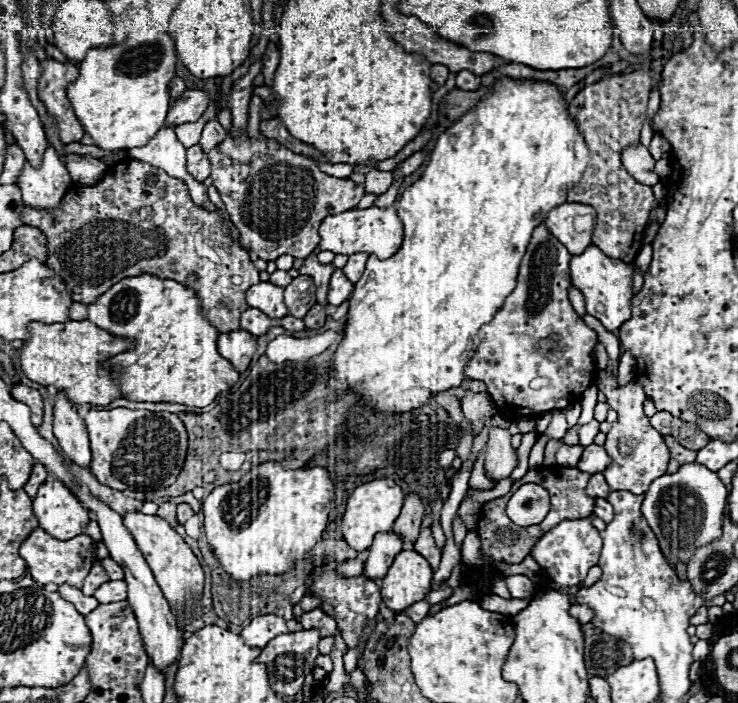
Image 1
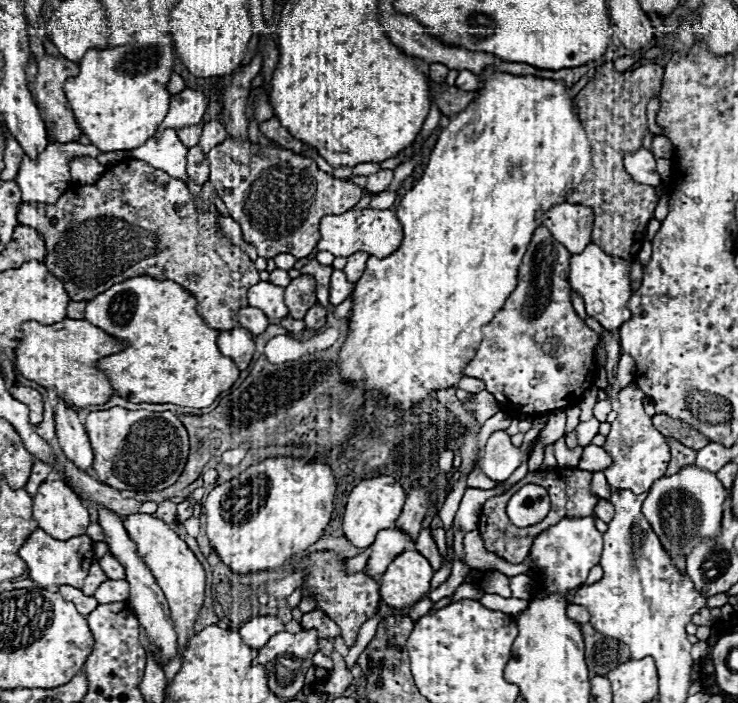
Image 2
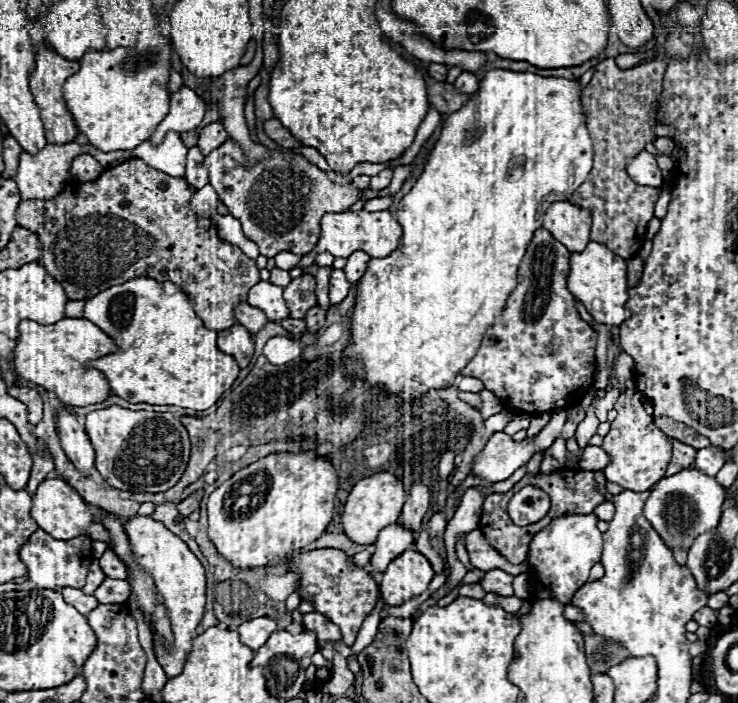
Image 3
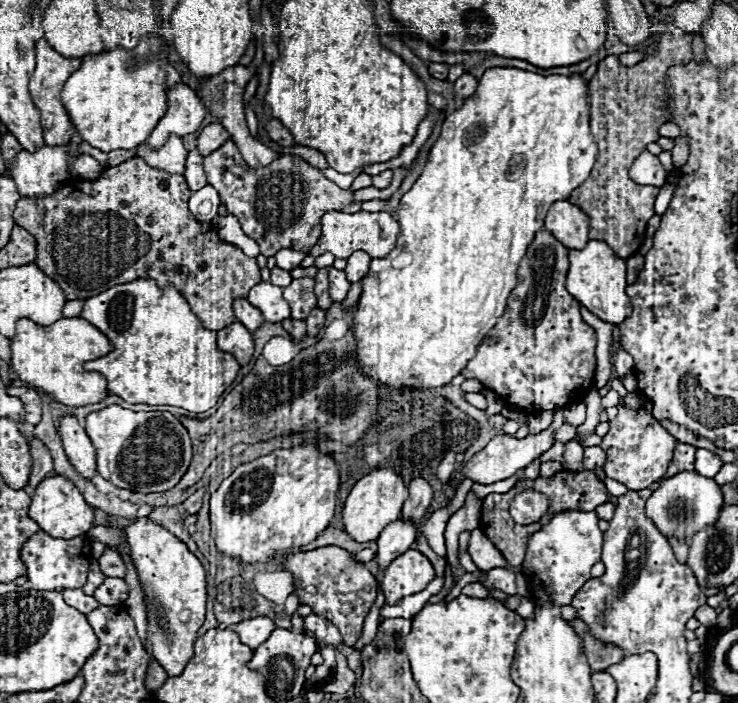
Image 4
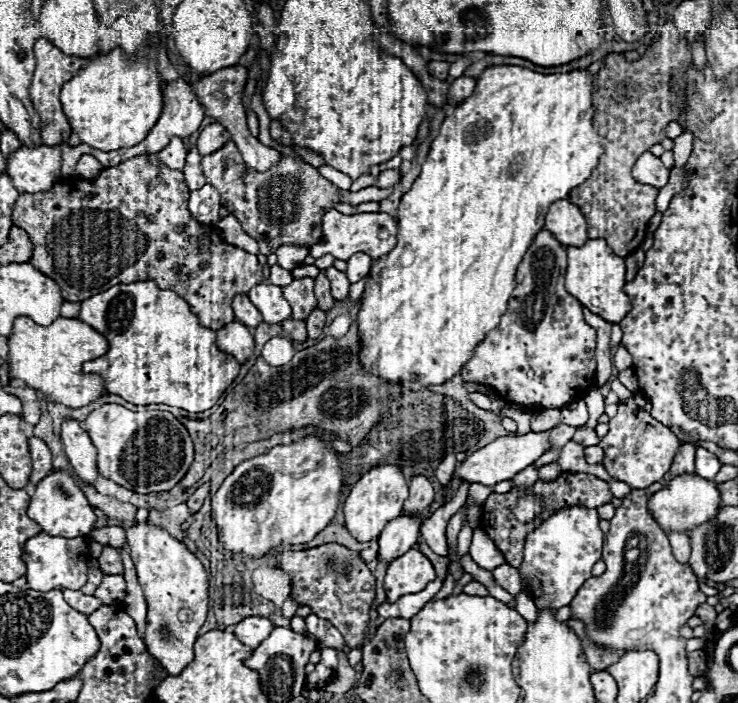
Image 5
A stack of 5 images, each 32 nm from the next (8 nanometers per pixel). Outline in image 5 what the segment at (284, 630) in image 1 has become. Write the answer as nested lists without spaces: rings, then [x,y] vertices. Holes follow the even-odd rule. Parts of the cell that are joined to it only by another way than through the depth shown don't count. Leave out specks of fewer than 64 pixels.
[[[252,616],[252,618],[244,618],[242,622],[238,622],[234,628],[234,634],[240,638],[242,644],[246,644],[254,650],[258,644],[262,644],[266,640],[266,634],[270,634],[272,628],[274,628],[274,624],[268,618]]]

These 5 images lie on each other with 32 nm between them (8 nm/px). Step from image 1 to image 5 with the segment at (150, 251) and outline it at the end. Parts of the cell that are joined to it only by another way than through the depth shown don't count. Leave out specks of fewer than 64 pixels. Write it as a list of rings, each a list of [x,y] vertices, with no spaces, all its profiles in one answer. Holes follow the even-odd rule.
[[[136,156],[114,168],[104,168],[94,180],[74,180],[72,186],[72,178],[66,178],[54,184],[50,192],[20,194],[12,220],[32,236],[34,258],[30,264],[54,278],[62,288],[64,300],[82,302],[116,284],[154,280],[164,290],[176,290],[190,304],[204,328],[220,330],[234,322],[232,298],[248,294],[250,288],[262,282],[262,266],[256,256],[226,244],[212,224],[194,220],[188,212],[188,196],[190,190],[182,172],[150,164],[146,156]]]

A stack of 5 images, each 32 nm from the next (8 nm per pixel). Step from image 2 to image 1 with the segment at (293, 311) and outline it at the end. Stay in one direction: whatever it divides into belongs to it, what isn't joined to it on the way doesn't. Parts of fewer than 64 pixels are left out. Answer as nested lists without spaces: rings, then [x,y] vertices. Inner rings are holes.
[[[296,276],[292,284],[286,286],[284,300],[288,306],[288,314],[294,318],[304,318],[310,306],[316,304],[316,286],[310,276]]]

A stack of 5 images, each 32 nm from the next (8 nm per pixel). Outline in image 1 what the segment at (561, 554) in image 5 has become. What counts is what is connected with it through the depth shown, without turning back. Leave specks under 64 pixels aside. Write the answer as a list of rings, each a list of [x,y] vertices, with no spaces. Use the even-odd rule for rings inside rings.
[[[580,518],[580,520],[562,520],[558,526],[548,530],[536,542],[530,556],[542,566],[542,570],[548,576],[548,584],[544,586],[544,590],[566,590],[570,586],[578,586],[586,578],[588,570],[598,564],[600,550],[602,550],[602,538],[598,530],[586,518]]]

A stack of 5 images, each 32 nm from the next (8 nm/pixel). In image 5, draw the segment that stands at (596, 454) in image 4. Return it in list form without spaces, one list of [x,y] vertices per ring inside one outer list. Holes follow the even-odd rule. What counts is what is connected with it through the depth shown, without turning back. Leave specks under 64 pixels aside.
[[[588,446],[584,448],[584,456],[586,456],[586,462],[592,466],[592,464],[602,464],[602,458],[604,458],[604,450],[600,446]]]

